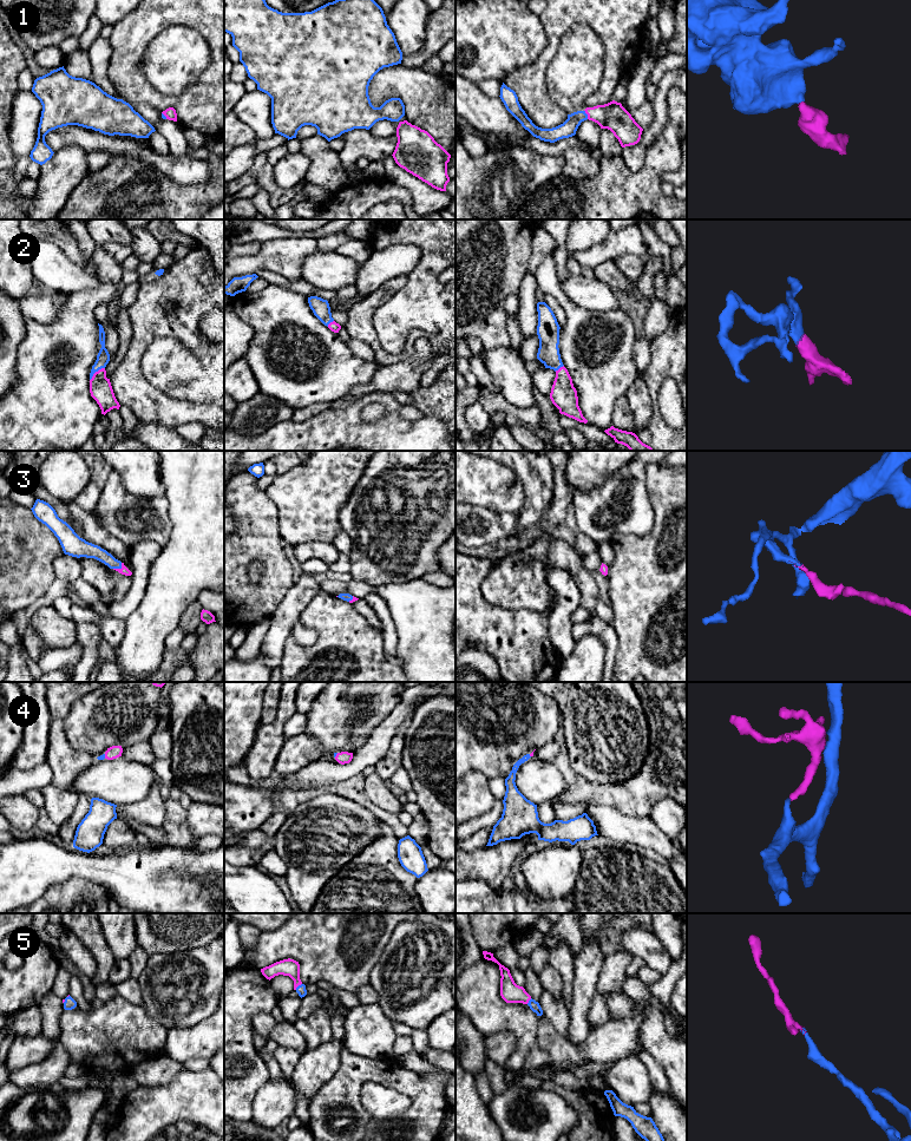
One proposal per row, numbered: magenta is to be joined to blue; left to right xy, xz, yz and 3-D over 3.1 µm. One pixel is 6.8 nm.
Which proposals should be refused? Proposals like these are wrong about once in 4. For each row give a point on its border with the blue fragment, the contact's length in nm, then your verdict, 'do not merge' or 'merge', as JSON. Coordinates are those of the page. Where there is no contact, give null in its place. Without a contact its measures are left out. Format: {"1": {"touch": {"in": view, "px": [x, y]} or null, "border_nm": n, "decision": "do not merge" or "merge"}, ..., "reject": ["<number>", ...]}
{"1": {"touch": {"in": "yz", "px": [587, 115]}, "border_nm": 70, "decision": "merge"}, "2": {"touch": {"in": "xy", "px": [96, 371]}, "border_nm": 140, "decision": "merge"}, "3": {"touch": {"in": "xy", "px": [118, 568]}, "border_nm": 80, "decision": "merge"}, "4": {"touch": {"in": "xy", "px": [104, 756]}, "border_nm": 30, "decision": "merge"}, "5": {"touch": {"in": "xz", "px": [297, 987]}, "border_nm": 60, "decision": "merge"}, "reject": []}

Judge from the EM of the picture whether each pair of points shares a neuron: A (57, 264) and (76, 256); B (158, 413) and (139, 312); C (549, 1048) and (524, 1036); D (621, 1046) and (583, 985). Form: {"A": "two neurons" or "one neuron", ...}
{"A": "two neurons", "B": "one neuron", "C": "two neurons", "D": "two neurons"}

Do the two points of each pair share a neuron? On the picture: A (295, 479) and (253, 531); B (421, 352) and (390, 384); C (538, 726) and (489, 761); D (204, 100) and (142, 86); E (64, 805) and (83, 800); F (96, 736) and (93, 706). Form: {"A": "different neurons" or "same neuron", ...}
{"A": "different neurons", "B": "same neuron", "C": "same neuron", "D": "same neuron", "E": "different neurons", "F": "same neuron"}

